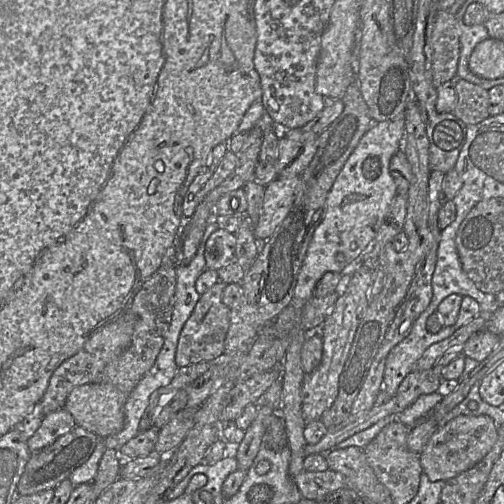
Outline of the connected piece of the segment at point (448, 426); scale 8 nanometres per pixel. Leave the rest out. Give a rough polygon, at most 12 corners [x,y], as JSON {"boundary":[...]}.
{"boundary":[[459,415],[420,453],[429,479],[478,464],[498,439],[487,415]]}

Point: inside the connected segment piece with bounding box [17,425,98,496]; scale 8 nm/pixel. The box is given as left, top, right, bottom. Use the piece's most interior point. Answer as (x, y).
(47, 468)

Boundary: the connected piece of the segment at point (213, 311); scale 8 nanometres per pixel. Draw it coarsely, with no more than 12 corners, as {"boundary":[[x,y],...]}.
{"boundary":[[218,281],[179,335],[178,368],[223,354],[231,311]]}

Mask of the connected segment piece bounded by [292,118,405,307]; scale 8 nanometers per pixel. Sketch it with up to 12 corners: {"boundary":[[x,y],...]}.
{"boundary":[[404,118],[372,121],[327,195],[292,299],[347,277],[398,194]]}

